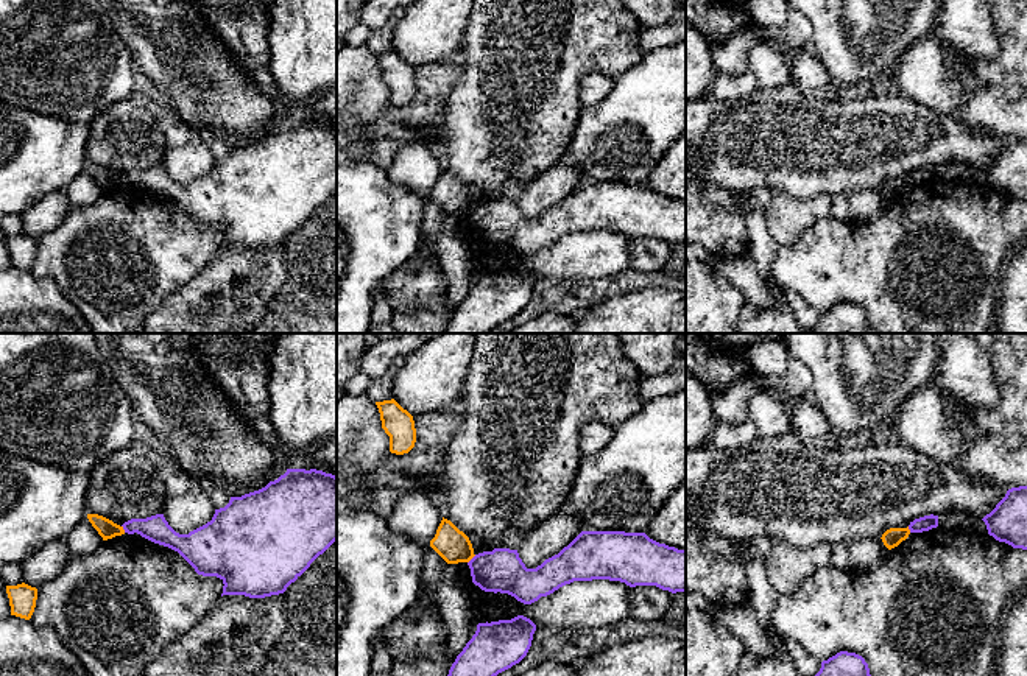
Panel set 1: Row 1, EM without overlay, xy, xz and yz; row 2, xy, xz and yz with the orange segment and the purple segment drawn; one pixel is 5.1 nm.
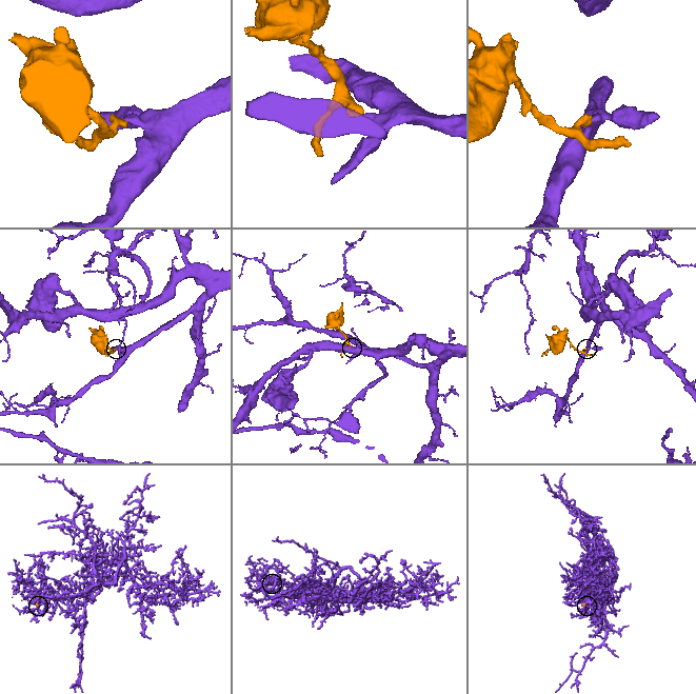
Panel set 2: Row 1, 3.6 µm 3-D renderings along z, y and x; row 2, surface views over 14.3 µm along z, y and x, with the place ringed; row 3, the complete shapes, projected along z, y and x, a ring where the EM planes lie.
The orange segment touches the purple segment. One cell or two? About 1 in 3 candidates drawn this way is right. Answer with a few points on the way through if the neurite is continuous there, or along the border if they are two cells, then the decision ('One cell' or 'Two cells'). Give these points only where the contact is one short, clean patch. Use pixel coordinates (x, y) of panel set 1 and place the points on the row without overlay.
Boundary: xz (476, 206), (468, 214). Two cells

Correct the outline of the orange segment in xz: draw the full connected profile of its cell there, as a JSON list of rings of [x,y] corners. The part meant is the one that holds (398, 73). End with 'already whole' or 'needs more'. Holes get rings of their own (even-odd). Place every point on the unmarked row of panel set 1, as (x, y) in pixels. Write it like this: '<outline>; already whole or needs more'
[[[394,50],[376,53],[382,79],[390,87],[390,103],[396,106],[408,104],[416,93],[416,79],[413,67],[404,61]]]; already whole

